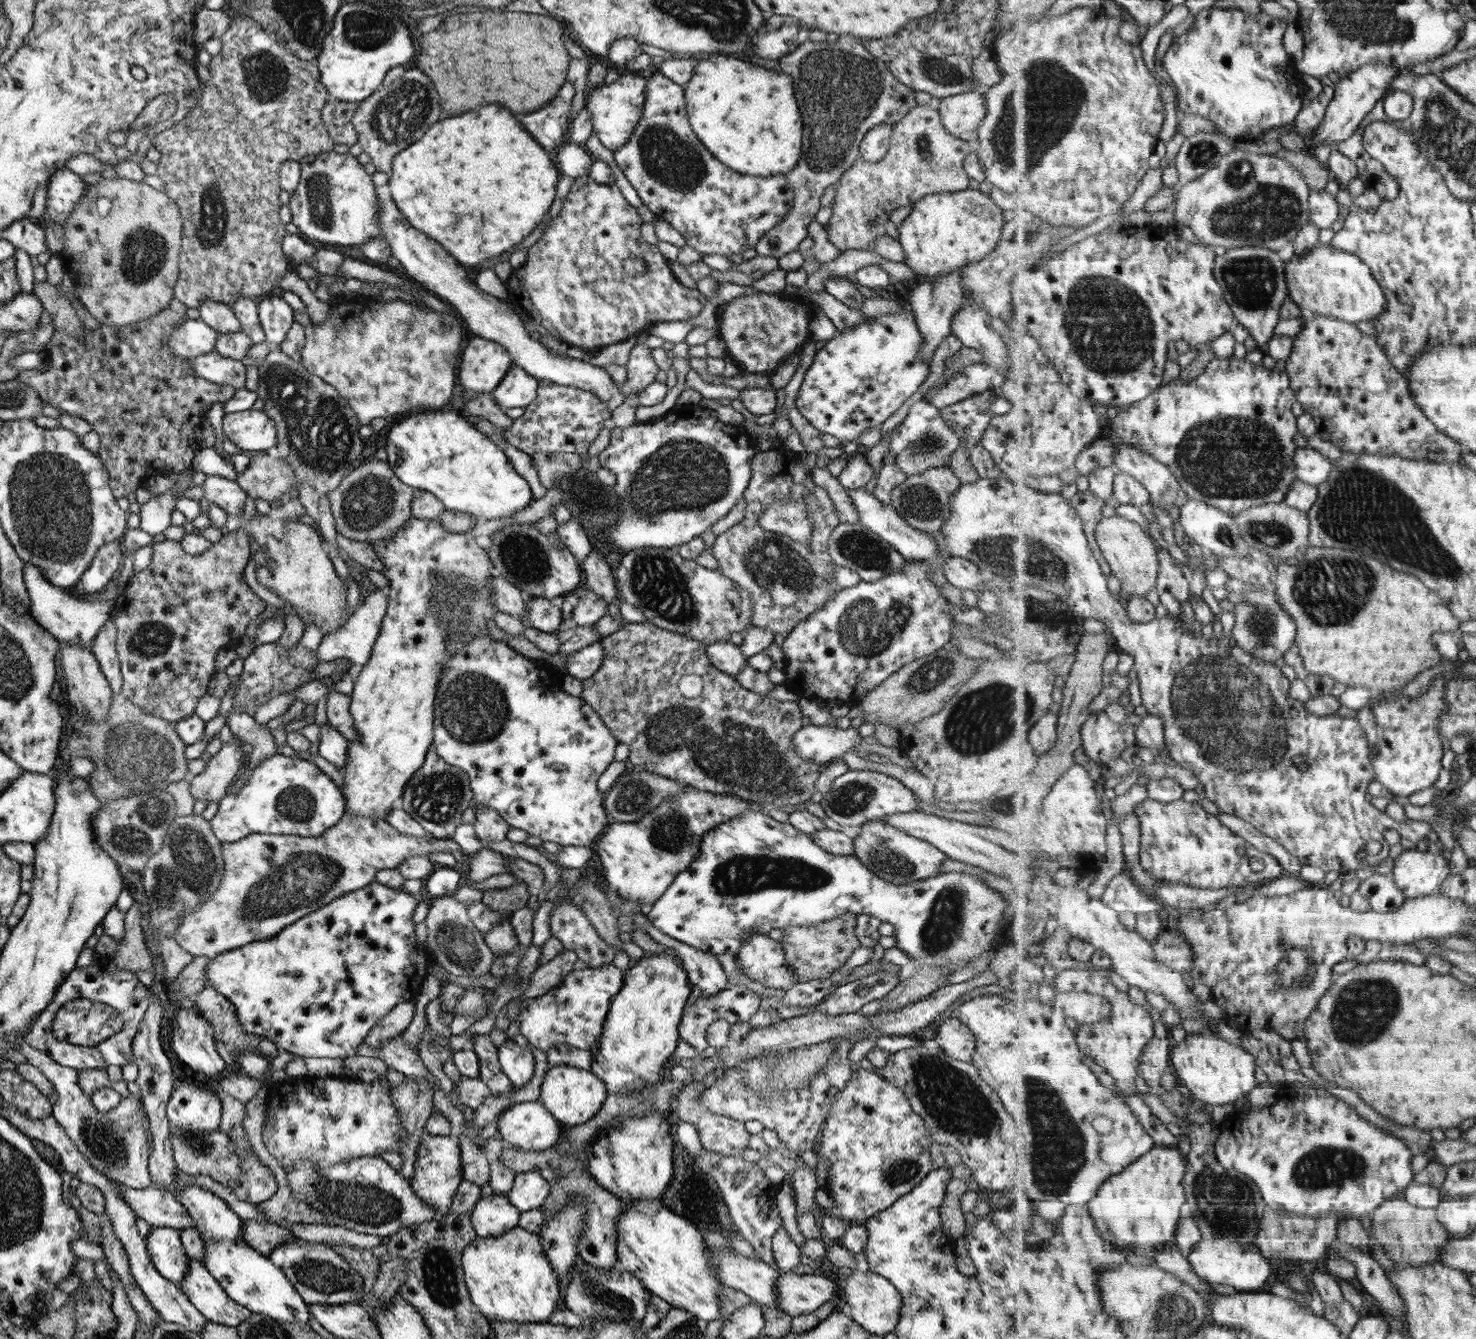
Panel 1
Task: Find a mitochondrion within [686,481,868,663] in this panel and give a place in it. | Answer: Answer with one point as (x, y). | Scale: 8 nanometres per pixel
(773, 565)

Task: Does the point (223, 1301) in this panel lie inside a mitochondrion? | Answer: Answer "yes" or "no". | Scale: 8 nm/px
no

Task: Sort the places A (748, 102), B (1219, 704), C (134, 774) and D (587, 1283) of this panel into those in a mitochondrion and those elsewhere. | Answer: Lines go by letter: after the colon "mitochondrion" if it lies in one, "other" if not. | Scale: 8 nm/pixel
A: other
B: mitochondrion
C: mitochondrion
D: mitochondrion

